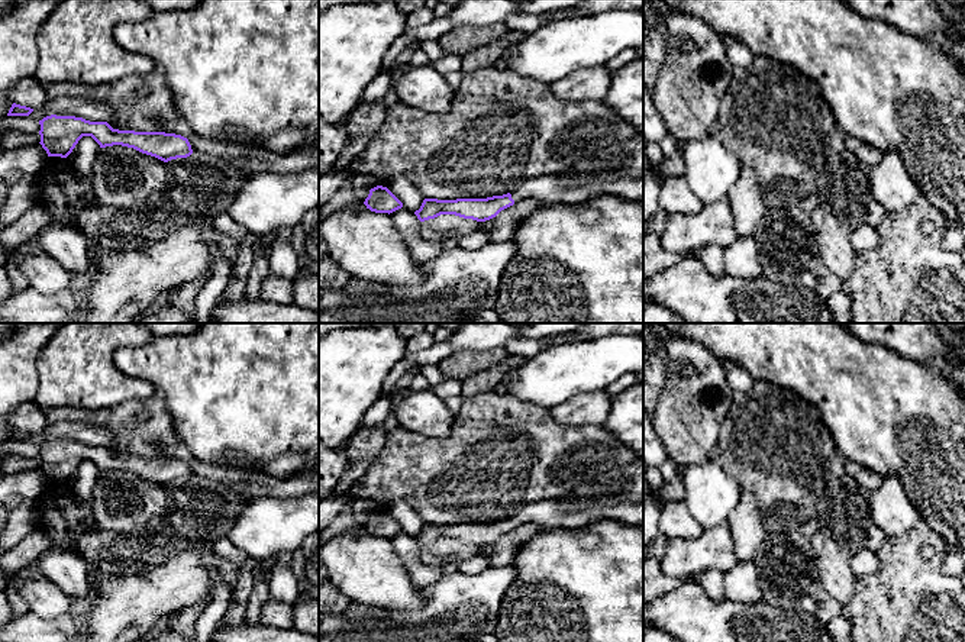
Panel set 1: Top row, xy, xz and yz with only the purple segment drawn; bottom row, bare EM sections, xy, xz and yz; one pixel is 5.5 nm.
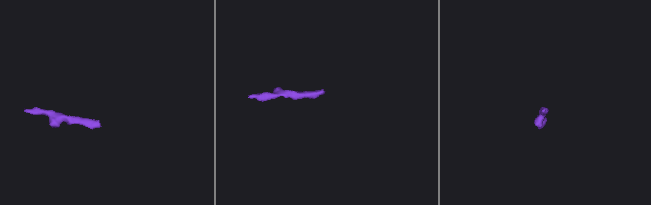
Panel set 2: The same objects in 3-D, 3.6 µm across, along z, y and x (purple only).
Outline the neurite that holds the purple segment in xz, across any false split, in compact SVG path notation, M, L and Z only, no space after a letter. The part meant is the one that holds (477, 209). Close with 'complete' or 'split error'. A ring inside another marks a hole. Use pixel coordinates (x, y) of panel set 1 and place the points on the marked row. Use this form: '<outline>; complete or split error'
M552 174L532 178L503 196L456 200L425 199L414 214L420 222L440 214L485 222L522 200L577 204L603 194L613 194L626 200L643 200L643 178L604 180L596 174Z; split error

